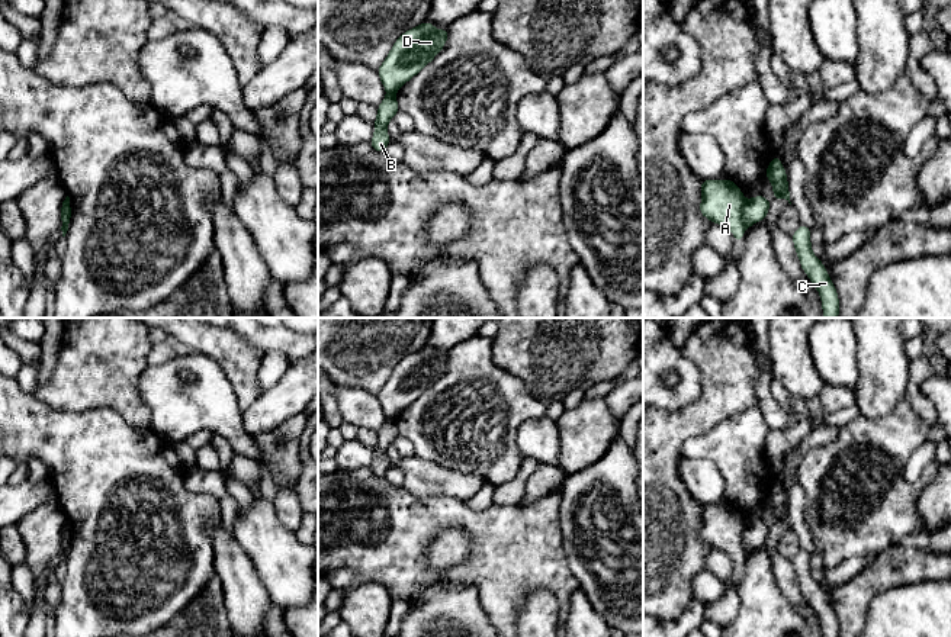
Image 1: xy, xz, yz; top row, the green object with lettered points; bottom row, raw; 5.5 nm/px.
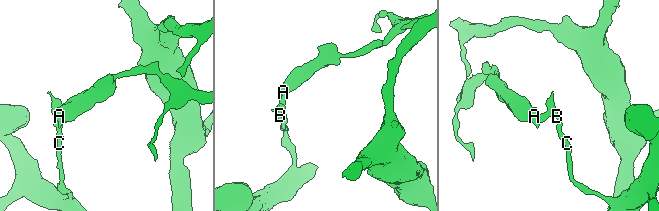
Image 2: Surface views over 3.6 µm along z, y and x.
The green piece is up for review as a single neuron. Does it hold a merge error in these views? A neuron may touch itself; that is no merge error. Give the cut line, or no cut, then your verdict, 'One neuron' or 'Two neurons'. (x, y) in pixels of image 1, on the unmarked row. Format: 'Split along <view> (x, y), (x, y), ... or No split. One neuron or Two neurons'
Split along yz (744, 525), (742, 546), (747, 550). Two neurons

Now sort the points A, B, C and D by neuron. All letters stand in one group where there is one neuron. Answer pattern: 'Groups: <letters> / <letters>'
Groups: A D / B C

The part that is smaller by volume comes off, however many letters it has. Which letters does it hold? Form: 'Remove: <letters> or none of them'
Remove: A, D

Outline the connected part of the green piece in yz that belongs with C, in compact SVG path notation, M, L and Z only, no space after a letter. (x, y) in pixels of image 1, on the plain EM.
M800 550L791 560L796 578L799 580L803 596L817 614L823 637L839 637L839 624L836 614L828 601L823 588L812 578L810 554L806 550Z

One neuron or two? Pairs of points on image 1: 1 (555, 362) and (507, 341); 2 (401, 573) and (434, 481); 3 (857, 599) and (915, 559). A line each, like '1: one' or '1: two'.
1: one
2: two
3: one

